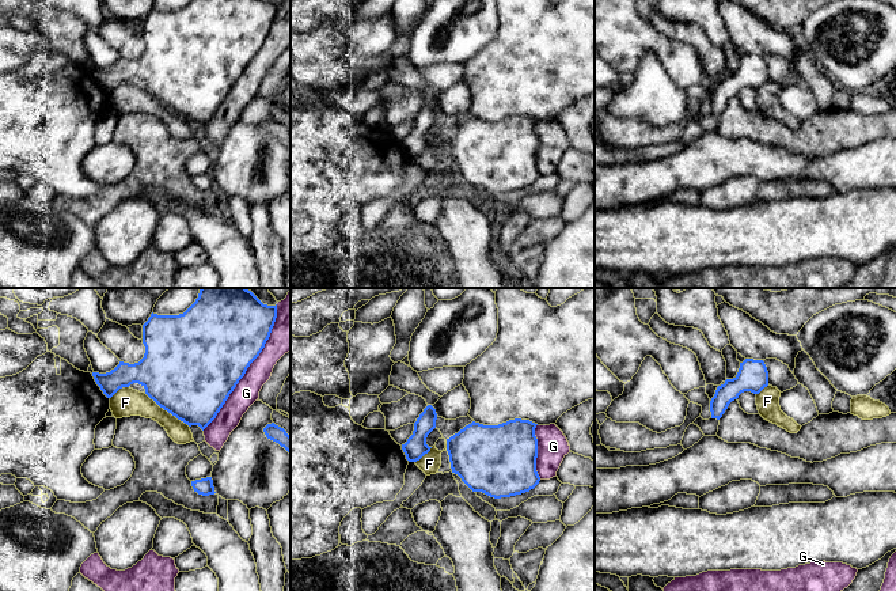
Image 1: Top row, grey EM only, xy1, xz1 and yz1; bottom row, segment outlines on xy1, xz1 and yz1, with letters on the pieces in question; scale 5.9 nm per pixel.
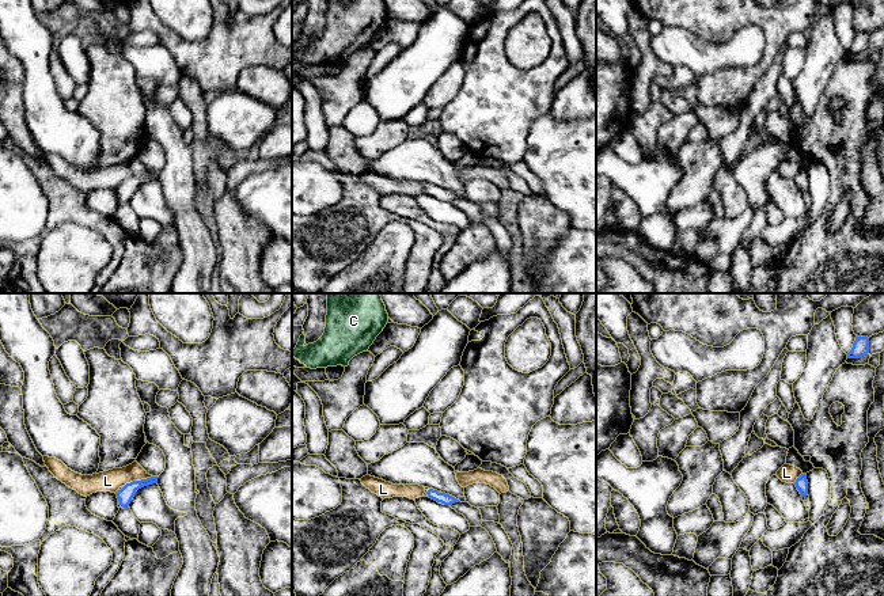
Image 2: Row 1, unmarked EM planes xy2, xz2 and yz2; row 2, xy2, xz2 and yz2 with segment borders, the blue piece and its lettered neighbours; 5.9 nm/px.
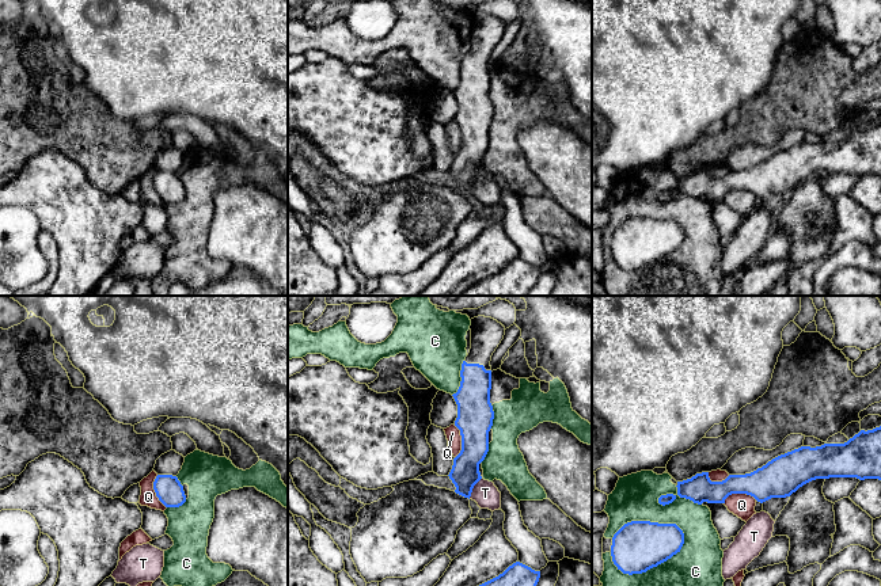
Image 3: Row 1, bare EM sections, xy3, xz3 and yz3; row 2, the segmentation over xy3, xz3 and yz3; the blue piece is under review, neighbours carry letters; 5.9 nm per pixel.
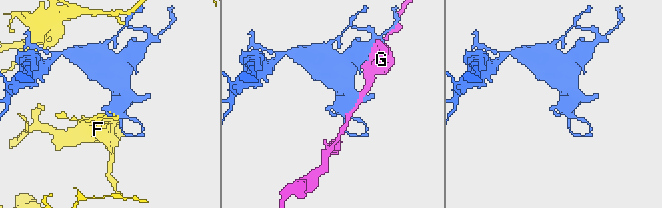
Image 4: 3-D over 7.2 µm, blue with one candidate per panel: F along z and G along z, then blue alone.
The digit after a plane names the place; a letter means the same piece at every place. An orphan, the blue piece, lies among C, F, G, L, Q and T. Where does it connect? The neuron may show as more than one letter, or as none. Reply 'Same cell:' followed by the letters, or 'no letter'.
Same cell: no letter

